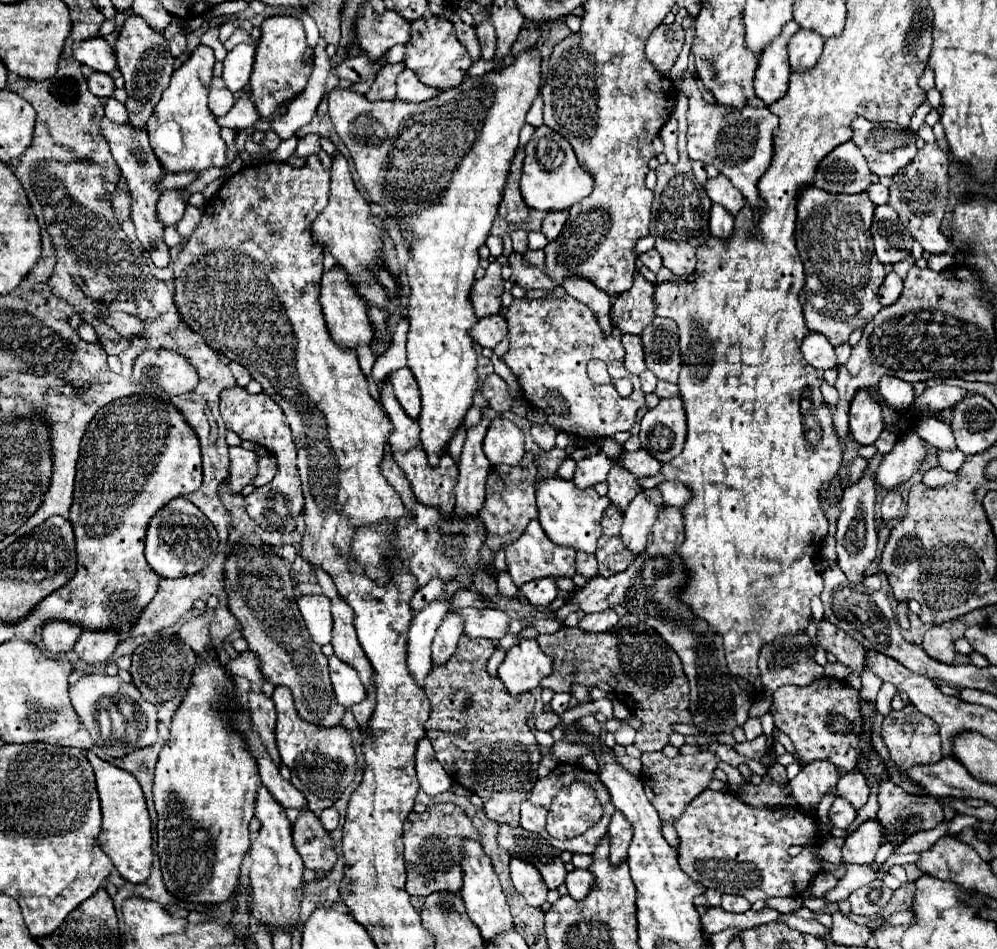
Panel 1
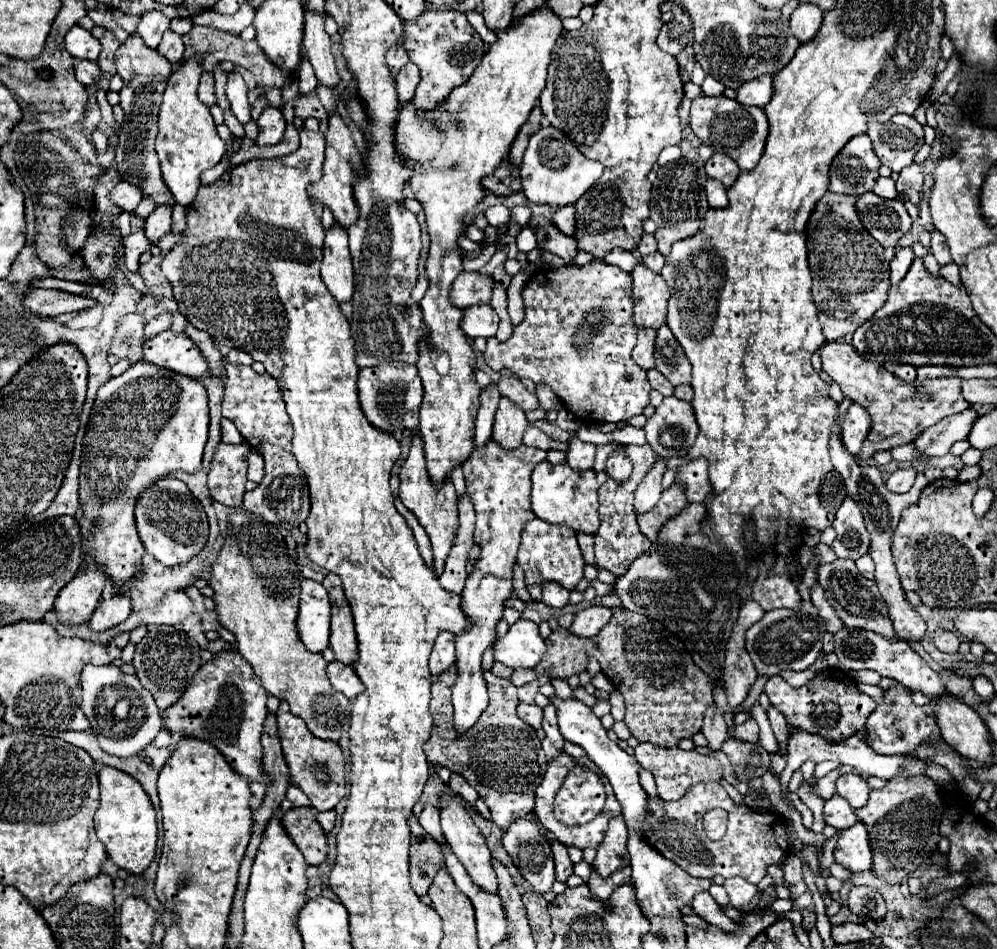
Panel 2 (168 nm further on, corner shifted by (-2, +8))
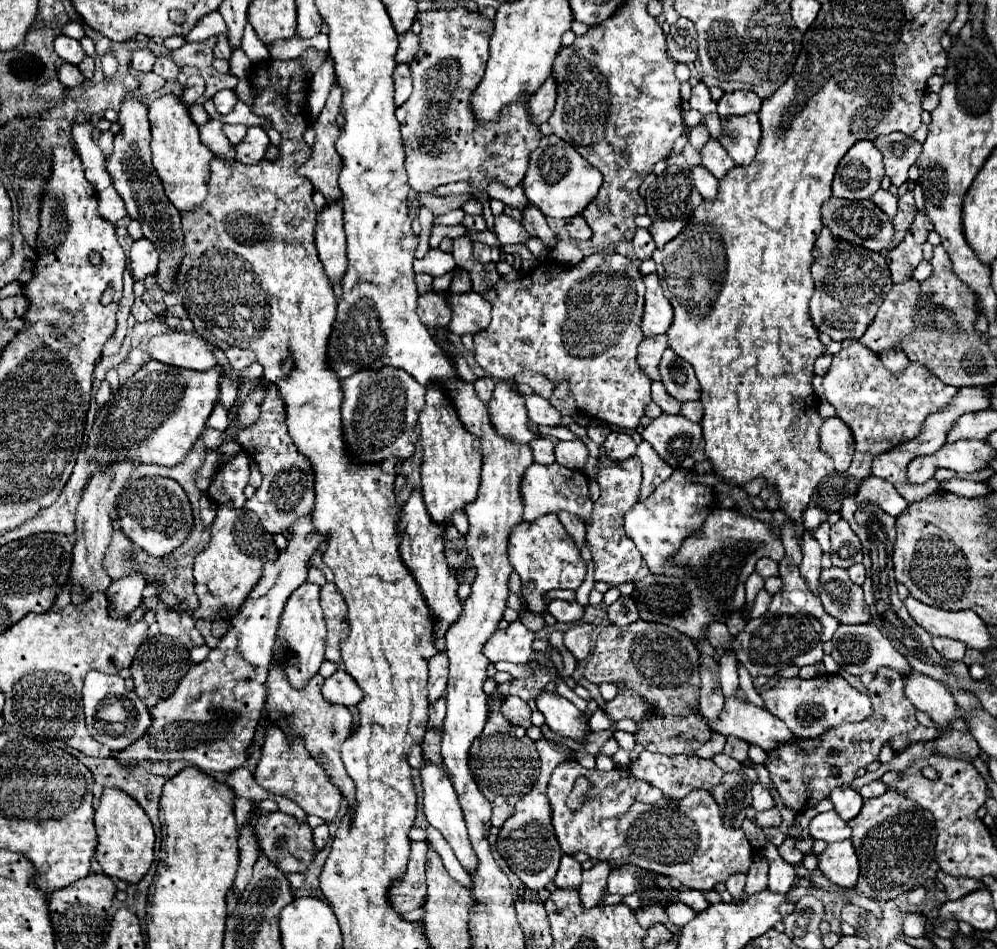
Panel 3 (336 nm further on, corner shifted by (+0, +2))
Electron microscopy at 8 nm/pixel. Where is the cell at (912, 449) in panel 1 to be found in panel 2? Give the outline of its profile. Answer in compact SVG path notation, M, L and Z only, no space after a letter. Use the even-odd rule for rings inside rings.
M965 410L955 416L947 416L939 424L923 430L911 444L917 450L917 454L921 454L921 456L927 456L927 458L945 456L953 442L967 438L967 432L969 432L971 424L975 422L975 416L977 416L977 412L973 412L973 410Z

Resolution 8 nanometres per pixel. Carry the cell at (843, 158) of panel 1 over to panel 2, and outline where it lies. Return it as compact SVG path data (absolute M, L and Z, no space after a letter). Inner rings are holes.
M859 134L839 150L829 170L829 190L841 194L865 194L879 178L879 158L867 134Z

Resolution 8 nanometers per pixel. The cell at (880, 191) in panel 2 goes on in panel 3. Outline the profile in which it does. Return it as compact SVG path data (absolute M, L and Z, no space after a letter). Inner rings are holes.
M879 190L871 200L873 200L885 214L889 214L889 218L893 218L893 216L897 214L897 198L895 198L891 192Z

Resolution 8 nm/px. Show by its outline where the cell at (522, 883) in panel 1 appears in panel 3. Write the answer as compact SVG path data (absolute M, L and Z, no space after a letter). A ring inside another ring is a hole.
M537 740L535 742L537 752L539 752L539 760L541 760L541 772L539 778L535 782L535 786L531 788L529 794L525 794L517 804L515 804L515 812L509 820L505 820L505 824L499 828L497 834L497 850L499 854L505 858L507 866L521 878L521 882L531 888L531 890L541 890L545 888L549 882L553 882L555 872L559 868L559 860L563 856L559 842L555 838L555 830L551 824L551 804L547 798L547 782L551 778L551 772L567 760L575 760L575 752L571 752L569 748L555 748L551 742L547 740Z

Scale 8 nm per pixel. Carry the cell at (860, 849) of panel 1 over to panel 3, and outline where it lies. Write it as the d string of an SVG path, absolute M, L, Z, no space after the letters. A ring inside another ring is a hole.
M851 840L827 844L827 848L819 854L819 870L833 884L841 888L853 888L859 878L859 866Z

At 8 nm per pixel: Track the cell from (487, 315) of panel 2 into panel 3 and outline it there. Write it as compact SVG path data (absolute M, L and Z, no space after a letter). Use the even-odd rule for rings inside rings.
M477 292L451 294L449 308L451 320L447 328L453 334L477 334L485 330L491 322L491 304L487 304Z

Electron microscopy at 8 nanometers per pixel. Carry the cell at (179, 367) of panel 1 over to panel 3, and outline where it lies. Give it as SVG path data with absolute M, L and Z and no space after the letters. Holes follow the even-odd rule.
M183 330L157 334L149 340L149 352L153 360L179 368L203 372L217 366L215 346L199 334L189 334Z

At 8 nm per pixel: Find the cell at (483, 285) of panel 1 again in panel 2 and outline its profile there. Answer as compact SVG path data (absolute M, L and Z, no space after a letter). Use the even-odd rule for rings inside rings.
M463 272L457 276L451 288L451 302L459 308L469 308L473 304L489 304L495 288L495 278L481 272Z

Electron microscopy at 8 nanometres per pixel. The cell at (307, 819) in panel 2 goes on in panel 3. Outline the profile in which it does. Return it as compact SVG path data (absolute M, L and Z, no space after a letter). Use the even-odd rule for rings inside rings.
M269 812L269 814L261 814L255 820L253 830L257 830L257 844L261 854L265 854L283 874L291 874L291 872L305 872L309 868L309 864L313 862L313 836L311 836L311 828L307 824L297 822L293 816L283 814L283 812Z

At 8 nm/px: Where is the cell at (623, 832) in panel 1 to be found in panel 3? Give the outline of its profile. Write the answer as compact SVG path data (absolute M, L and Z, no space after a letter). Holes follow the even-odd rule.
M599 862L591 870L583 872L583 880L579 886L579 900L581 900L583 908L593 908L597 904L601 892L605 890L609 872L611 872L611 868L605 862Z

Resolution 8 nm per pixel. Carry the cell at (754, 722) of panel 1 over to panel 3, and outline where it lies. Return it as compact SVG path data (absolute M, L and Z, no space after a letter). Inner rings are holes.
M727 738L727 744L725 744L723 752L741 762L741 760L747 760L747 750L749 750L747 742L741 742L739 738Z

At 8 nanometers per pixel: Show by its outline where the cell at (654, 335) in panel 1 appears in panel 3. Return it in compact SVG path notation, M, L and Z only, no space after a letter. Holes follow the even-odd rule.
M665 350L663 360L661 360L661 376L667 392L679 400L679 402L689 402L689 400L699 400L701 398L701 386L695 378L693 368L689 362L681 360L673 350Z

